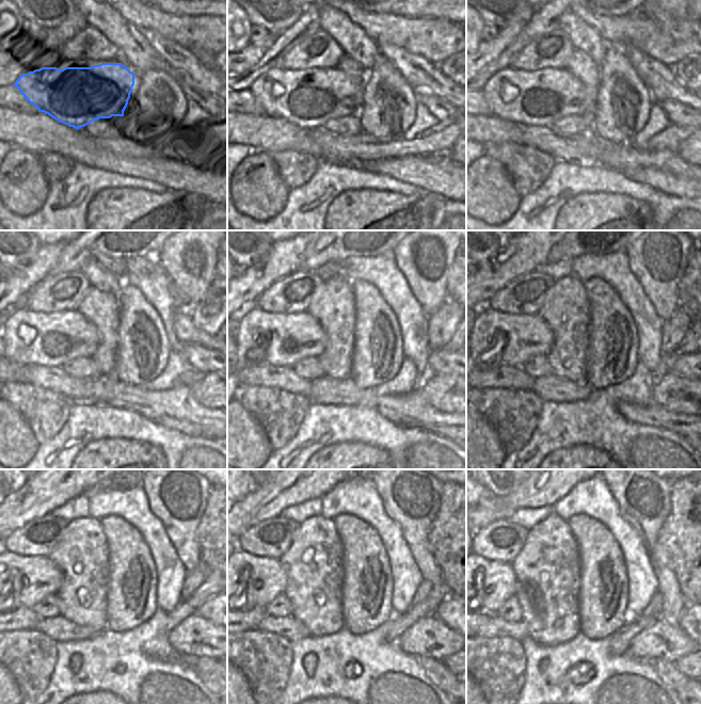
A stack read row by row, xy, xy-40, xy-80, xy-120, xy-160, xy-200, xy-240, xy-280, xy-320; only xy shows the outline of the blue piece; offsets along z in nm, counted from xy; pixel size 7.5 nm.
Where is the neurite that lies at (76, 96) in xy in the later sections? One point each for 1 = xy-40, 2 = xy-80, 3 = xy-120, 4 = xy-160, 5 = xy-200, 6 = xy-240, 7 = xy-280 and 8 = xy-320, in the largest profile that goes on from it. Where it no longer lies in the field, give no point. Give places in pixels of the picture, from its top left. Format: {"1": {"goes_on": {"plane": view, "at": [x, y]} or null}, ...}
{"1": {"goes_on": {"plane": "xy-40", "at": [307, 98]}}, "2": {"goes_on": {"plane": "xy-80", "at": [539, 98]}}, "3": {"goes_on": {"plane": "xy-120", "at": [32, 338]}}, "4": {"goes_on": {"plane": "xy-160", "at": [263, 338]}}, "5": {"goes_on": {"plane": "xy-200", "at": [496, 338]}}, "6": {"goes_on": {"plane": "xy-240", "at": [13, 581]}}, "7": {"goes_on": {"plane": "xy-280", "at": [249, 581]}}, "8": {"goes_on": {"plane": "xy-320", "at": [488, 584]}}}

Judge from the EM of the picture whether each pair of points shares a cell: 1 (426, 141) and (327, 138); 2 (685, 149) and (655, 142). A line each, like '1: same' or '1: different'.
1: same
2: different

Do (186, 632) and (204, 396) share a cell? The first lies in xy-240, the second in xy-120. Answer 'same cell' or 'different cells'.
same cell

